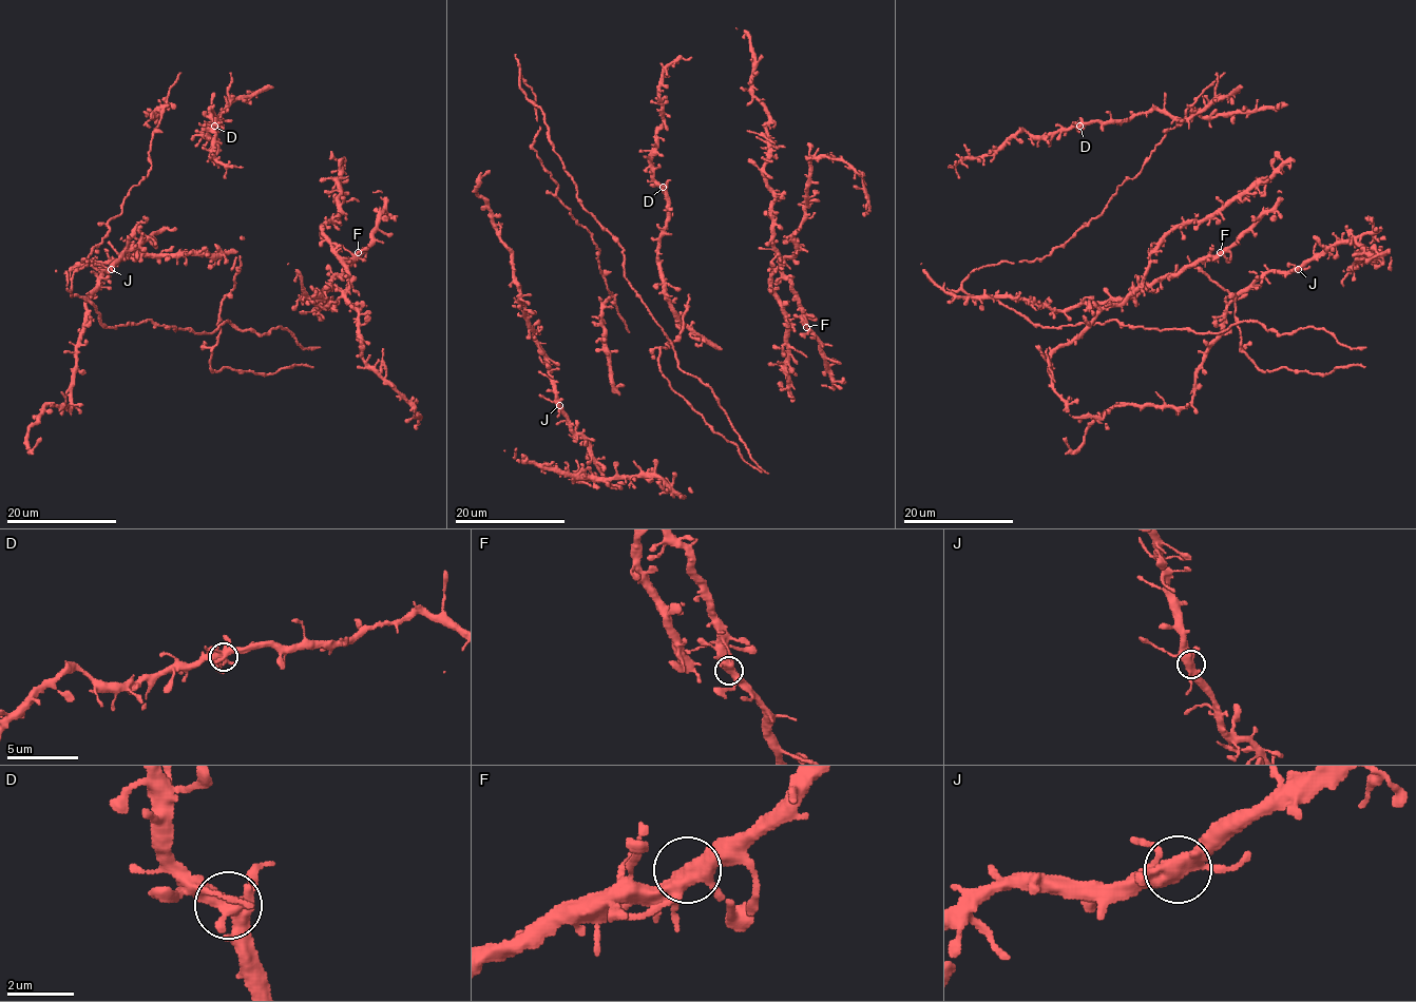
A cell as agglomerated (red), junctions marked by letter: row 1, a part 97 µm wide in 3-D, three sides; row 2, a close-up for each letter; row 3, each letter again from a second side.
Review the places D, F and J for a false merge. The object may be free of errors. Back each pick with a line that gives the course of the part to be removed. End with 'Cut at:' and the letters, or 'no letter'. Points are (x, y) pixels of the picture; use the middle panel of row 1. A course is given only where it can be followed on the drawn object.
Cut at: no letter

